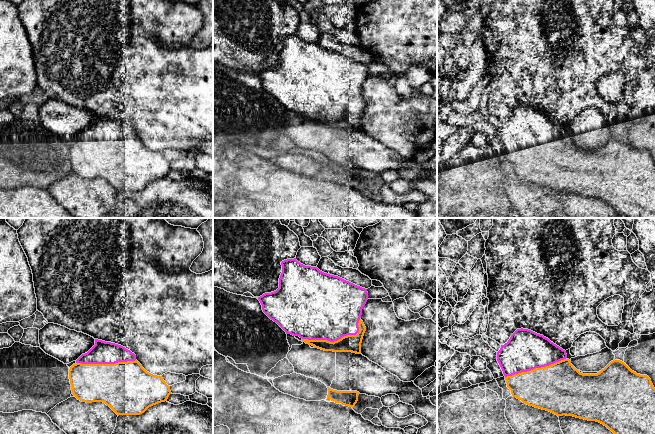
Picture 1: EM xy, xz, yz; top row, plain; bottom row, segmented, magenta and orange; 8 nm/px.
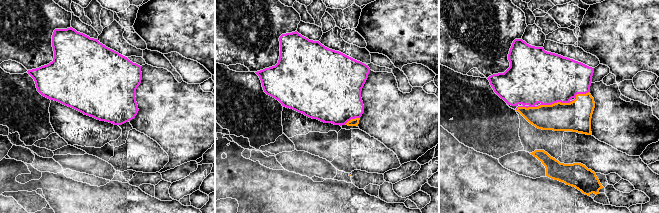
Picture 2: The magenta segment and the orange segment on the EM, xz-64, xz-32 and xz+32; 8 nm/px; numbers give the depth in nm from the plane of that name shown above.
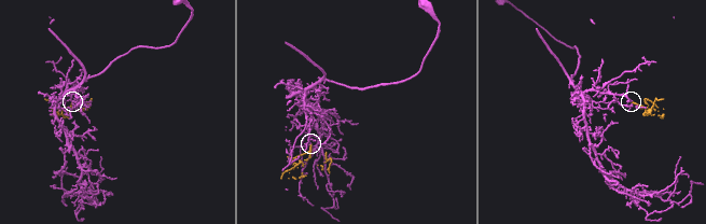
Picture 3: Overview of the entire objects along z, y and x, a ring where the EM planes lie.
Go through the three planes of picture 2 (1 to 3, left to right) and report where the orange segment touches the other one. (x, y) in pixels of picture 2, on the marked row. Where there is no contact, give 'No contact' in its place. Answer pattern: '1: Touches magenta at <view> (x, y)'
1: No contact
2: Touches magenta at xz-32 (351, 118)
3: Touches magenta at xz+32 (553, 103)

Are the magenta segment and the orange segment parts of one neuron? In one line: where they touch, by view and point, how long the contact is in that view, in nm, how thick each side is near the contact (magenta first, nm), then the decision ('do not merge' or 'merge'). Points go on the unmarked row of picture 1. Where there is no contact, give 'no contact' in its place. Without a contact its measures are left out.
contact xz (336, 116); length 500 nm; calibres 480 and 140 nm; merge

